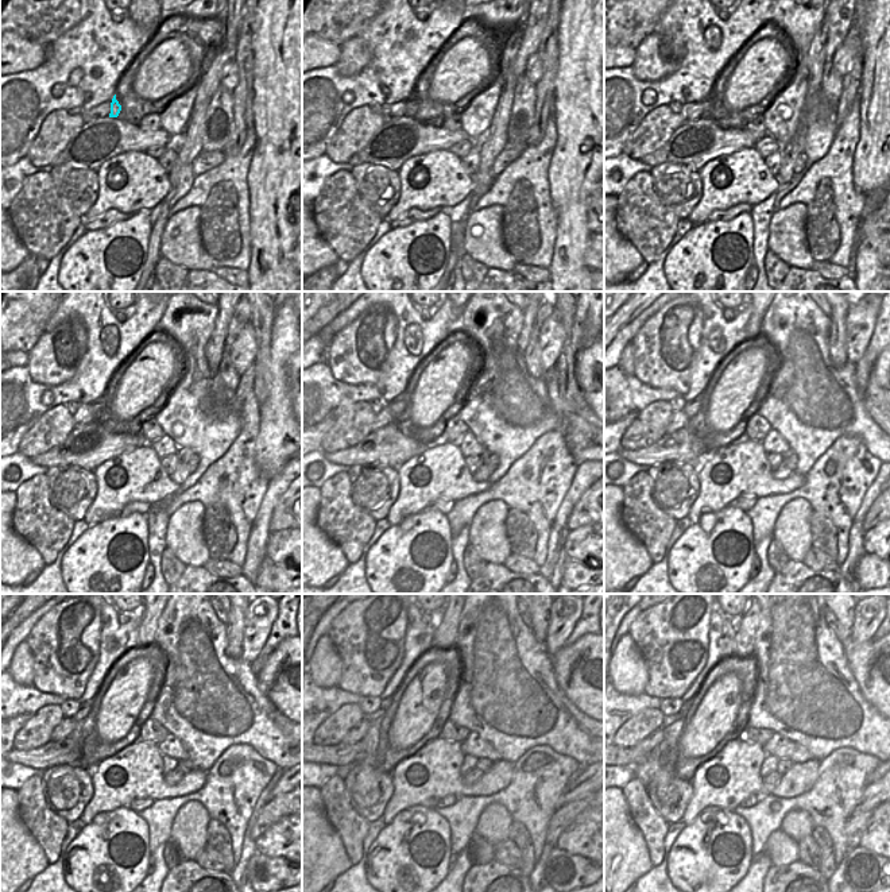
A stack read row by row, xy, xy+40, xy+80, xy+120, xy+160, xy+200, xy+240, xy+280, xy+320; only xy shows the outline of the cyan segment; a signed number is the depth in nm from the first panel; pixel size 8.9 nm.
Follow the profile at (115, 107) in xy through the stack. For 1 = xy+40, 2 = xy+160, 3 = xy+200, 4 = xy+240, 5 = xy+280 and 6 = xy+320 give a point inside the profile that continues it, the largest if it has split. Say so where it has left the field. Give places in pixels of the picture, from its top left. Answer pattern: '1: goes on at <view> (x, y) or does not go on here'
1: goes on at xy+40 (411, 104)
2: goes on at xy+160 (399, 410)
3: goes on at xy+200 (696, 410)
4: goes on at xy+240 (93, 749)
5: goes on at xy+280 (378, 750)
6: goes on at xy+320 (666, 756)

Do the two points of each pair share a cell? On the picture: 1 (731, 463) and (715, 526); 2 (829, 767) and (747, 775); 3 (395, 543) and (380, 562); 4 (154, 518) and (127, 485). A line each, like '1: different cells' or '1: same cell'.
1: different cells
2: different cells
3: same cell
4: different cells

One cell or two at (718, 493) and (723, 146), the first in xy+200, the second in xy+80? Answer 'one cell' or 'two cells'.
two cells

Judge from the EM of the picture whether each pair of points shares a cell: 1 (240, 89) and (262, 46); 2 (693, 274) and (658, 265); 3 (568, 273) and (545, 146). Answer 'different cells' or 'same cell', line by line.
1: different cells
2: different cells
3: different cells

